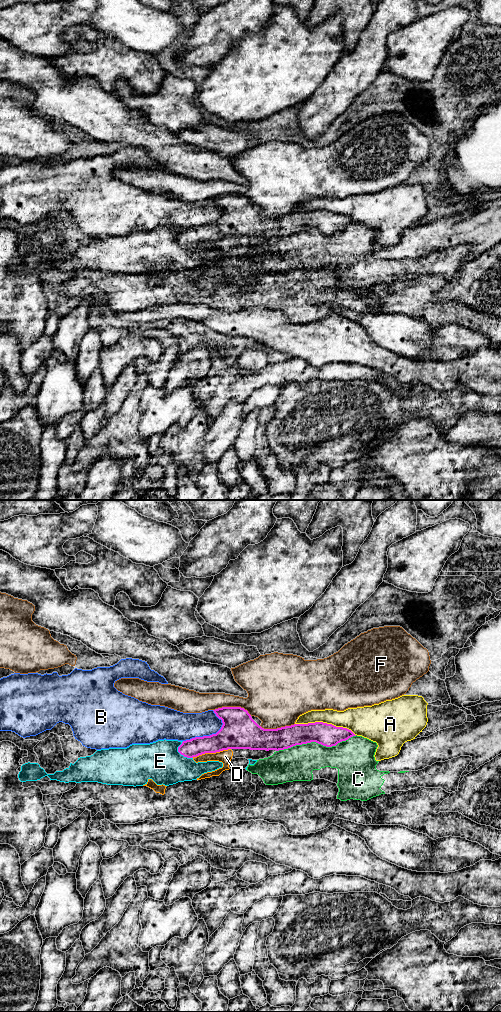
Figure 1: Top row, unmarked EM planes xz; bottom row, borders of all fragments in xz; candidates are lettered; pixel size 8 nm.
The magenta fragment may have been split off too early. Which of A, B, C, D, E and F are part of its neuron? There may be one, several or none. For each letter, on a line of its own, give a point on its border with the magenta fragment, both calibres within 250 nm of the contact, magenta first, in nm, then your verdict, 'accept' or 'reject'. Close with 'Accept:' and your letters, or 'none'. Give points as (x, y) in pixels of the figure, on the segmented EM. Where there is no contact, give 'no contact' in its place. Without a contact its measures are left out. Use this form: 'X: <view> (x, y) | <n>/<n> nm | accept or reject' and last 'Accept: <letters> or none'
A: xz (325, 723) | 180/190 nm | reject
B: xz (205, 736) | 260/240 nm | reject
C: xz (316, 742) | 180/280 nm | reject
D: xz (211, 752) | 260/110 nm | reject
E: xz (180, 753) | 150/320 nm | reject
F: xz (232, 707) | 280/260 nm | reject
Accept: none

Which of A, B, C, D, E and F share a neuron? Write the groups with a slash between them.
A / B / C D / E / F

